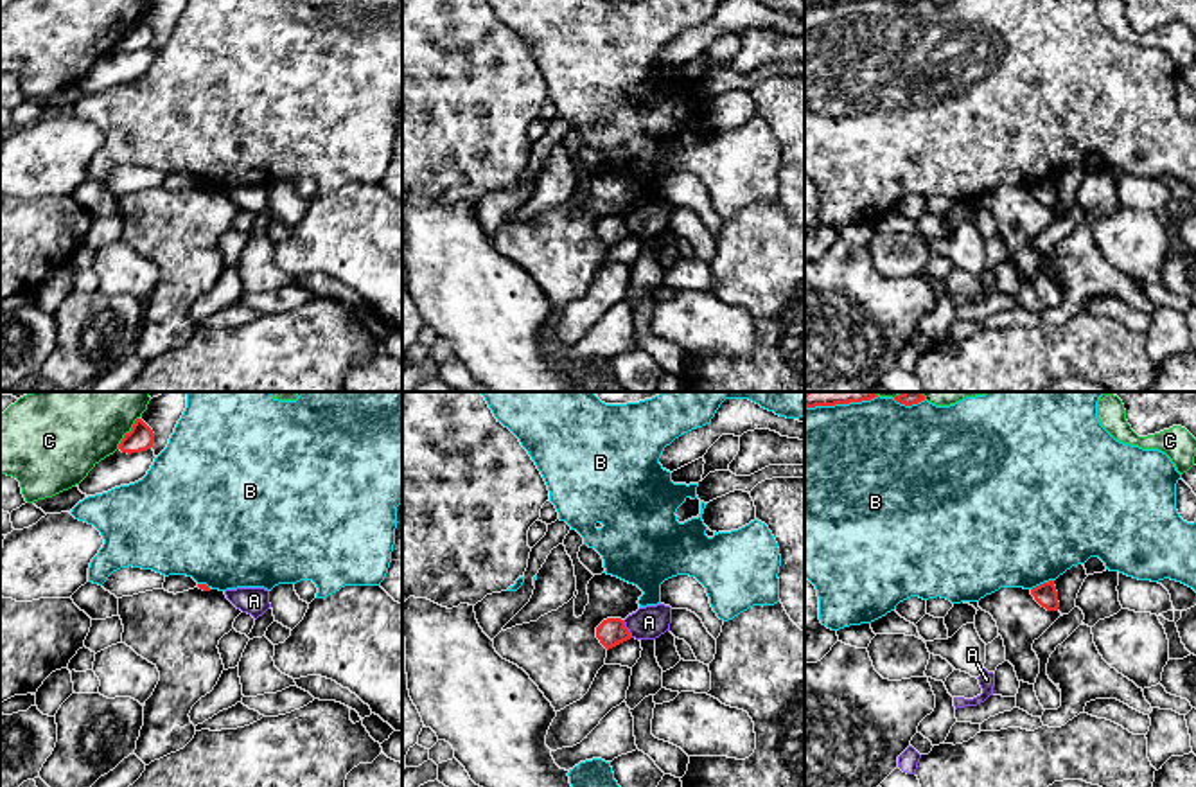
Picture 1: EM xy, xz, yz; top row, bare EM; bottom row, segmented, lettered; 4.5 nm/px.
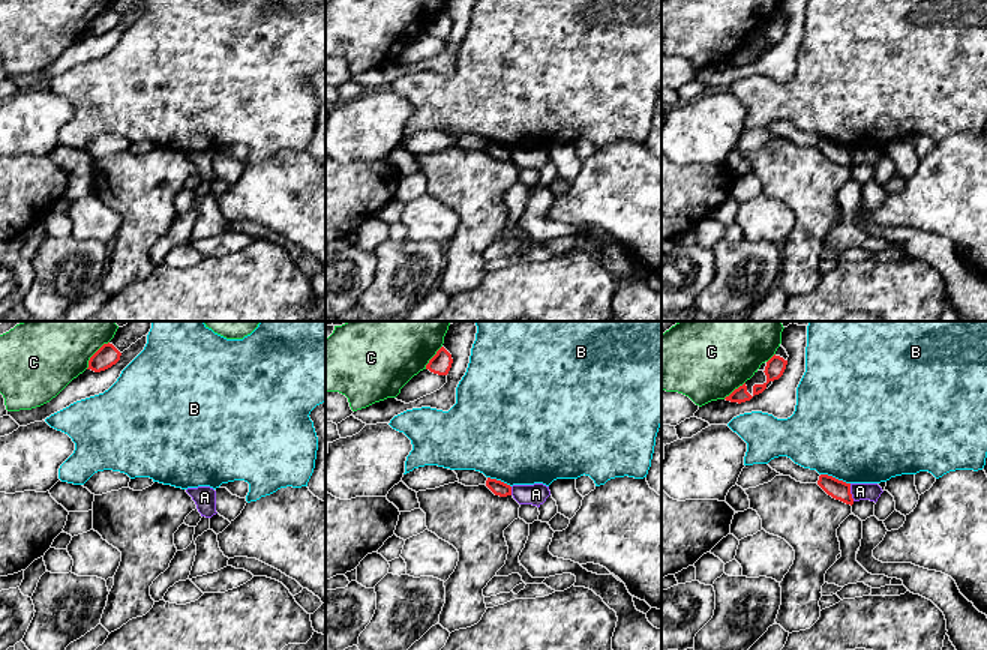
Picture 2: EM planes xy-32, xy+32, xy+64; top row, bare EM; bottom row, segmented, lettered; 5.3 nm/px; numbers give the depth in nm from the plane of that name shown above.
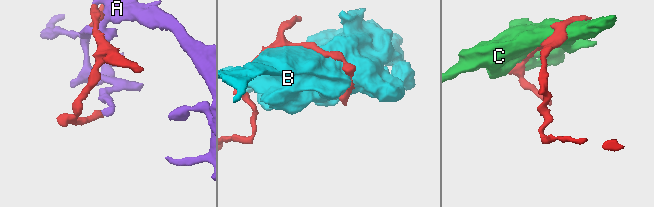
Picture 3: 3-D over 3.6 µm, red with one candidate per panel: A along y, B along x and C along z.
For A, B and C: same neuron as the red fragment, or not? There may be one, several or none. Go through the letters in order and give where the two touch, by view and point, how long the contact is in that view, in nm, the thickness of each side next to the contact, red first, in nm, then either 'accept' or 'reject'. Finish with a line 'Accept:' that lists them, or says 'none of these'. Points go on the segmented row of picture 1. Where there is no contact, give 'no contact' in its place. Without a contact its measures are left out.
A: meets red in xz at (627, 629); contact 90 nm long; 120 nm thick on the red side, 150 nm on the other; reject
B: meets red in yz at (1042, 584); contact 120 nm long; 100 nm thick on the red side, 480 nm on the other; reject
C: meets red in xy at (126, 433); contact 170 nm long; 120 nm thick on the red side, 480 nm on the other; reject
Accept: none of these

